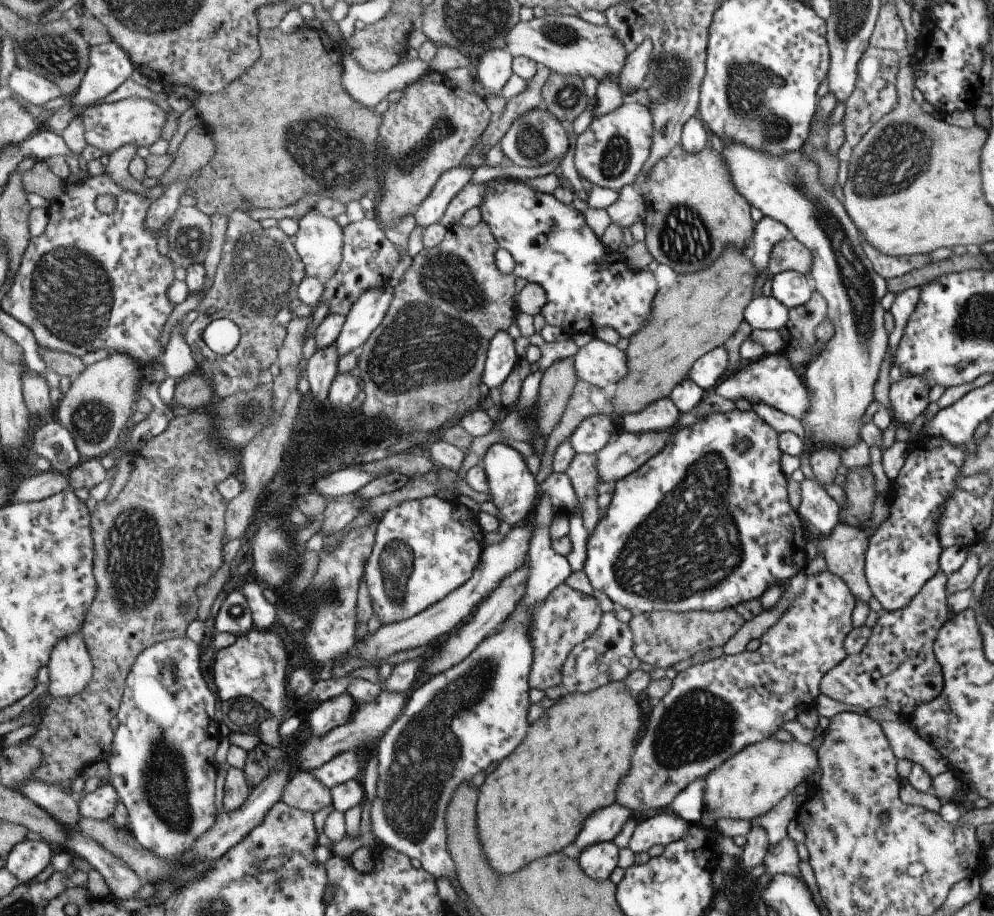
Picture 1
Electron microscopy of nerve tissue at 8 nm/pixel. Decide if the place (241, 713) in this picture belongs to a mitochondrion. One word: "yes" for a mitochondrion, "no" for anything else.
yes

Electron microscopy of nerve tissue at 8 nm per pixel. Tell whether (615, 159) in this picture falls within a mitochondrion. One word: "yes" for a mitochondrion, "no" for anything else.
yes

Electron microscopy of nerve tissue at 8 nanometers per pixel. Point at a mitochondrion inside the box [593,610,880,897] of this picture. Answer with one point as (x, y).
(700, 725)

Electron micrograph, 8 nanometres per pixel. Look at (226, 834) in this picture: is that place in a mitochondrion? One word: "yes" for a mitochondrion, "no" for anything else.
no

